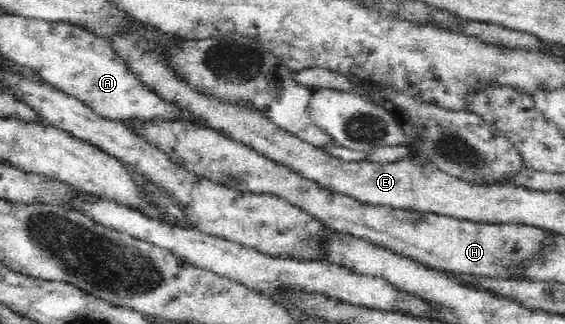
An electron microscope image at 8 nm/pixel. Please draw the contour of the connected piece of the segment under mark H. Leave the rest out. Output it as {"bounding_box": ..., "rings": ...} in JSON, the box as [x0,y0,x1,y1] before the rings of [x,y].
{"bounding_box":[126,120,546,279],"rings":[[[154,120],[148,124],[126,124],[137,135],[145,137],[162,149],[162,152],[166,152],[174,163],[202,177],[233,186],[234,189],[277,194],[292,205],[313,214],[331,229],[363,238],[435,270],[515,279],[507,273],[506,267],[511,262],[534,257],[534,253],[538,253],[542,249],[542,243],[546,241],[544,228],[521,222],[468,221],[437,213],[362,203],[353,197],[334,193],[212,128],[195,127],[194,124],[182,123],[180,120],[177,123],[158,123]]]}

